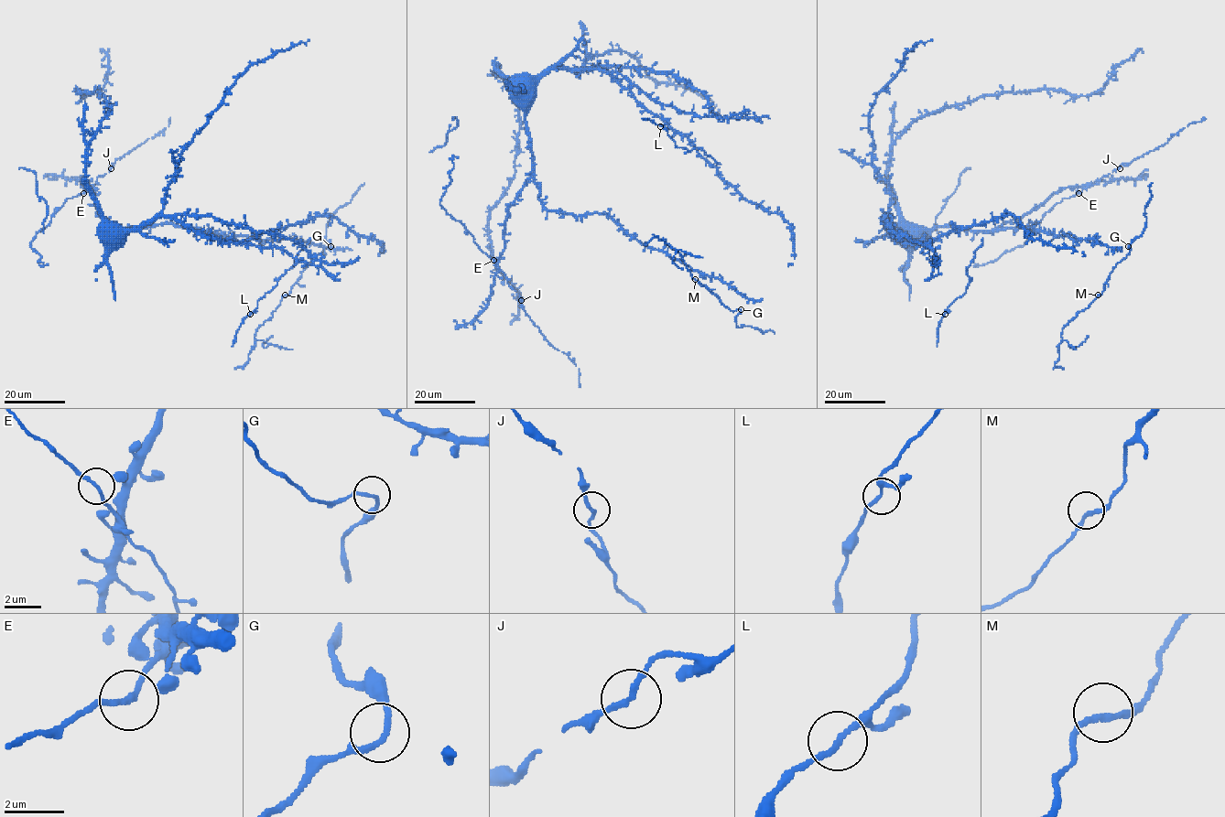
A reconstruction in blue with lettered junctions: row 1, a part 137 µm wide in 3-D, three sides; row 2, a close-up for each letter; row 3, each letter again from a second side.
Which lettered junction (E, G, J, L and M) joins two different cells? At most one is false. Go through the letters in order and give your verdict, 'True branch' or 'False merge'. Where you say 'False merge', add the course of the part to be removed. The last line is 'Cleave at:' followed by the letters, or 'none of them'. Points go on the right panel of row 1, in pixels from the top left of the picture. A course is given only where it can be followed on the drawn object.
E: True branch
G: True branch
J: True branch
L: True branch
M: True branch
Cleave at: none of them

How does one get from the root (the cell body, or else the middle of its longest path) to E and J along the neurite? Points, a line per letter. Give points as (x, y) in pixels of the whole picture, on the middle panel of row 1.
E: (513, 91), (510, 91), (511, 97), (525, 112), (533, 175), (508, 209), (504, 252), (497, 265), (493, 260)
J: (513, 91), (510, 91), (511, 97), (525, 112), (533, 175), (508, 209), (504, 252), (497, 267), (521, 300)

